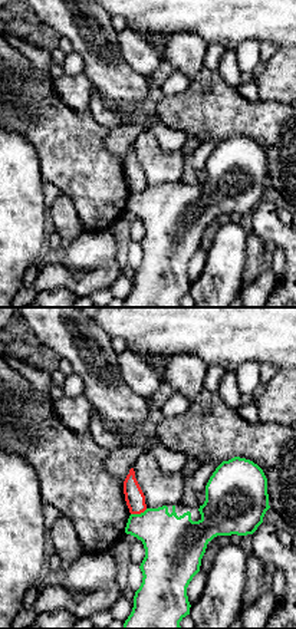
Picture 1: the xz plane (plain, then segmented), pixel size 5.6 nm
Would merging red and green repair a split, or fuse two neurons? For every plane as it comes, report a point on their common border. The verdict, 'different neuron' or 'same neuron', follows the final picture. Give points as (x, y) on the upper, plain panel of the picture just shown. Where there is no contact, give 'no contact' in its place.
meets red at (138, 191)

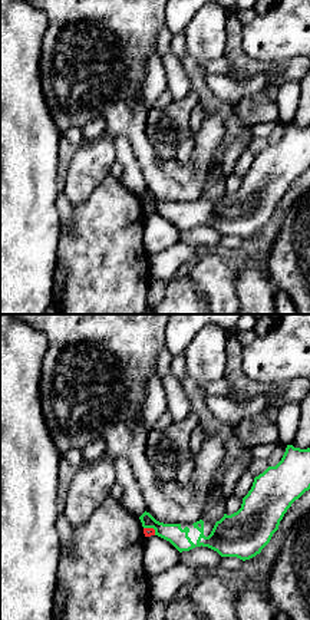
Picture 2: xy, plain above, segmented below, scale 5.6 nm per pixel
meets red at (151, 207)

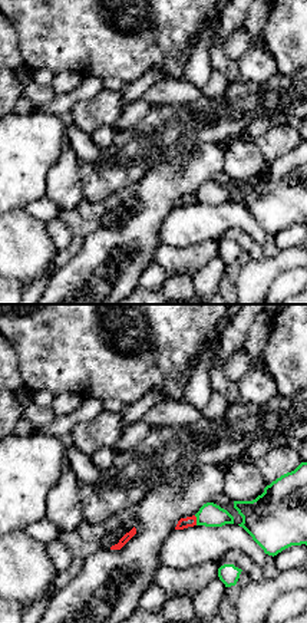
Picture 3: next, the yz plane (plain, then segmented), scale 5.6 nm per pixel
meets red at (195, 198)

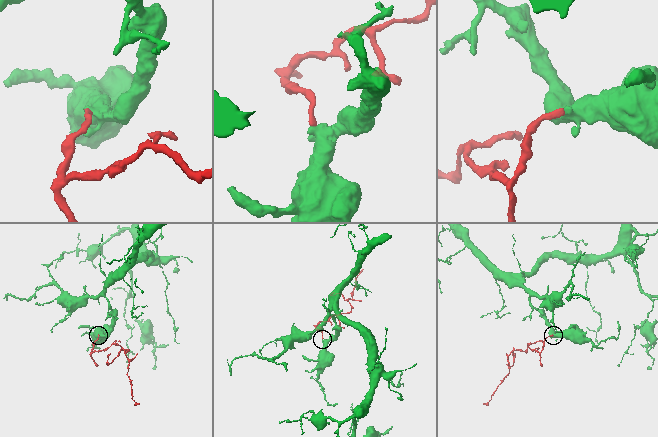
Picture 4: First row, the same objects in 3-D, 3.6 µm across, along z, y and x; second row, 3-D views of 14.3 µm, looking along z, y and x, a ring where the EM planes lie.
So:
different neuron

